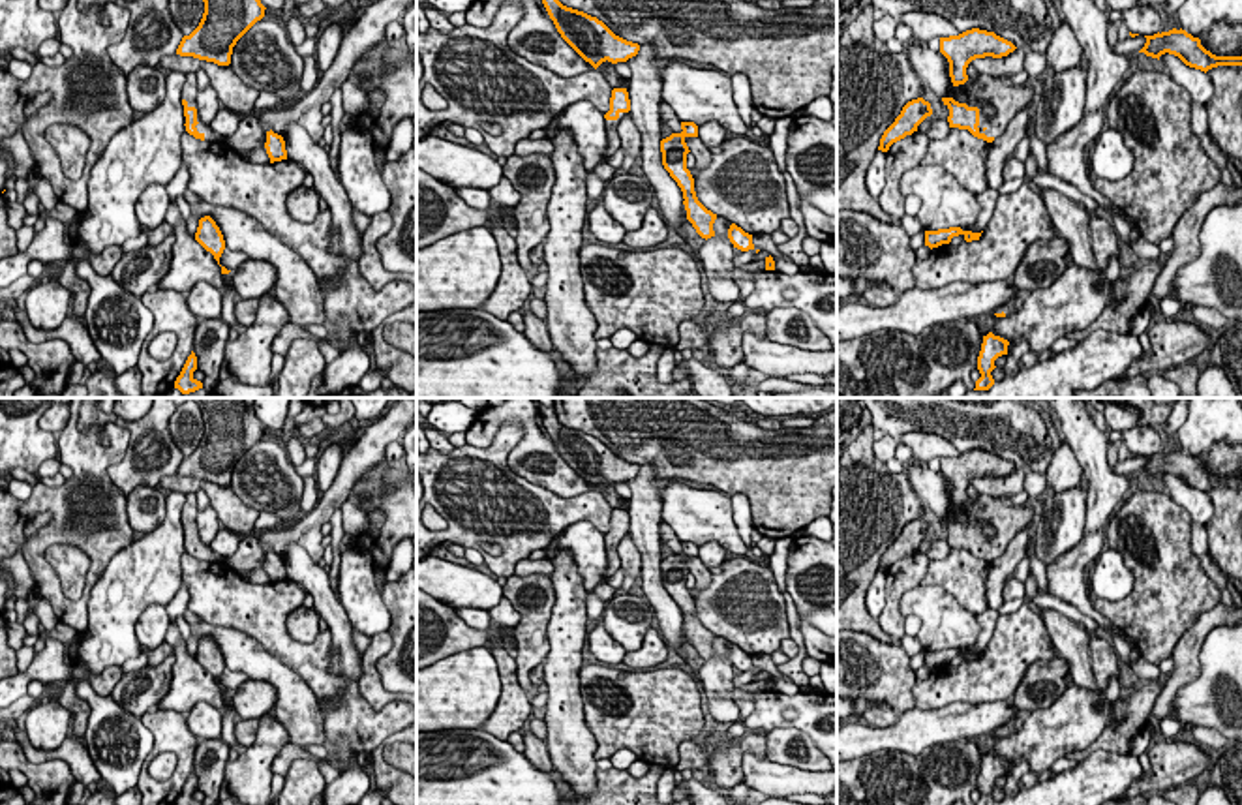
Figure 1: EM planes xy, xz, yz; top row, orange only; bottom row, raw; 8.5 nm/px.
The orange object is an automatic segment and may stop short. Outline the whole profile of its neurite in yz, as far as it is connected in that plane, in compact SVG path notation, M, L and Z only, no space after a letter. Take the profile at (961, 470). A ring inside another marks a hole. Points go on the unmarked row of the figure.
M979 448L940 458L940 473L949 482L953 507L966 503L974 516L974 522L968 525L953 518L942 518L949 529L949 548L968 550L974 557L992 563L1006 552L1013 537L1028 527L1034 516L1030 505L1015 507L983 494L976 499L966 495L972 480L985 477L1002 478L1015 469L1011 462Z

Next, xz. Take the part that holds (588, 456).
M538 405L538 411L561 458L595 490L606 480L617 484L638 475L638 463L615 456L597 437L563 426L553 407Z

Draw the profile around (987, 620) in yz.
M987 608L983 614L976 615L976 619L981 627L981 632L979 632L974 646L961 647L961 649L962 651L972 651L972 653L985 651L989 640L992 638L998 615L1000 615L998 610L992 610L992 608Z

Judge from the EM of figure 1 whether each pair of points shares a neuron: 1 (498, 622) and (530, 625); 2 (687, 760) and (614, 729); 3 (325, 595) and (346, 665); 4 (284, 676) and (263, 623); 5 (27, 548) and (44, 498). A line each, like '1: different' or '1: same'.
1: different
2: different
3: same
4: different
5: same

